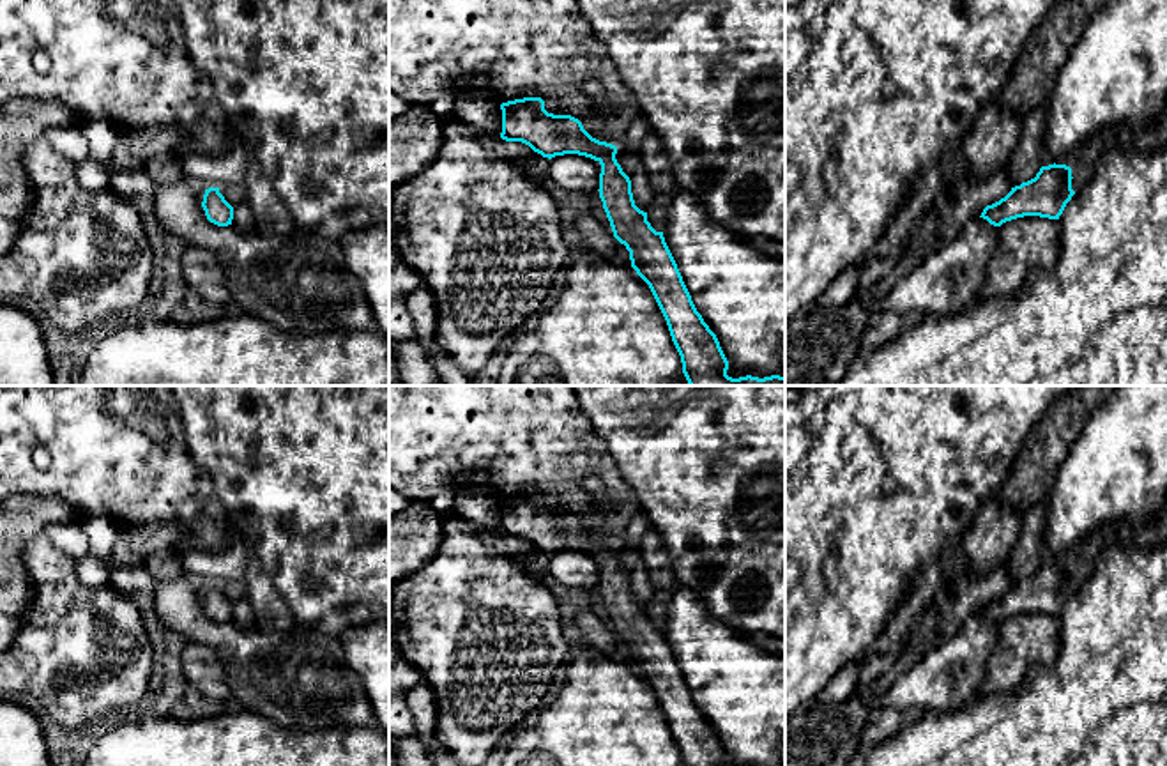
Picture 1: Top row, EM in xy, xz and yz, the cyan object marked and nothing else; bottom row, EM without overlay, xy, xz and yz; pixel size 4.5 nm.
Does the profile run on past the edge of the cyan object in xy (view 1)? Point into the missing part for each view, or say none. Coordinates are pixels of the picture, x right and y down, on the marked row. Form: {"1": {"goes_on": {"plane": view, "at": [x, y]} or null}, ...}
{"1": {"goes_on": null}}

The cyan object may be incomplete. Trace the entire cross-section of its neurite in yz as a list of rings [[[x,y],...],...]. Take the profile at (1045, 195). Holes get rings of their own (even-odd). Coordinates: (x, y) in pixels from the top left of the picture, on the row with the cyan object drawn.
[[[1066,165],[1041,166],[1034,179],[1011,188],[1004,198],[987,205],[980,218],[994,226],[1024,216],[1059,219],[1075,195],[1072,179],[1072,168]]]

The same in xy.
[[[219,188],[205,189],[202,207],[210,223],[228,226],[233,219],[233,207],[219,193]]]

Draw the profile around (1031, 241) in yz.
[[[1024,216],[995,228],[997,246],[987,264],[976,303],[1011,294],[1033,267],[1052,267],[1059,253],[1059,221]]]

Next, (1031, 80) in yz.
[[[1059,0],[1027,37],[997,99],[1024,119],[1050,101],[1059,69],[1087,25],[1110,0]]]

